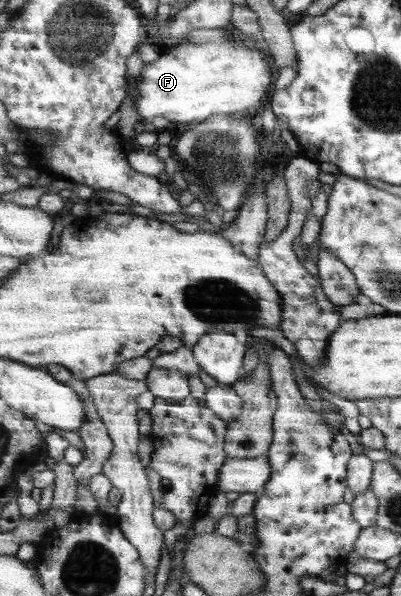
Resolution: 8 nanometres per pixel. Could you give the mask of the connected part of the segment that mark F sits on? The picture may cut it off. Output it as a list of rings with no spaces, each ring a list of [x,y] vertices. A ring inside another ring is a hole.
[[[230,39],[226,44],[190,44],[179,43],[173,45],[169,53],[161,53],[160,57],[146,64],[146,69],[142,71],[140,79],[129,79],[130,83],[135,83],[138,90],[138,99],[136,99],[136,110],[140,120],[150,122],[154,117],[165,117],[174,123],[190,123],[190,121],[204,121],[210,116],[220,114],[252,114],[260,111],[260,104],[264,97],[272,94],[272,67],[268,65],[264,53],[256,48],[248,48],[241,43],[237,45],[238,39]]]

